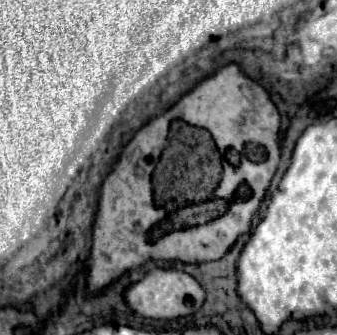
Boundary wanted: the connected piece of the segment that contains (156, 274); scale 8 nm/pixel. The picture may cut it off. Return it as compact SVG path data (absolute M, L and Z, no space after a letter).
M153 269L141 281L131 285L125 293L127 305L147 319L177 319L193 315L205 301L205 291L201 285L187 273L171 271L171 269Z

